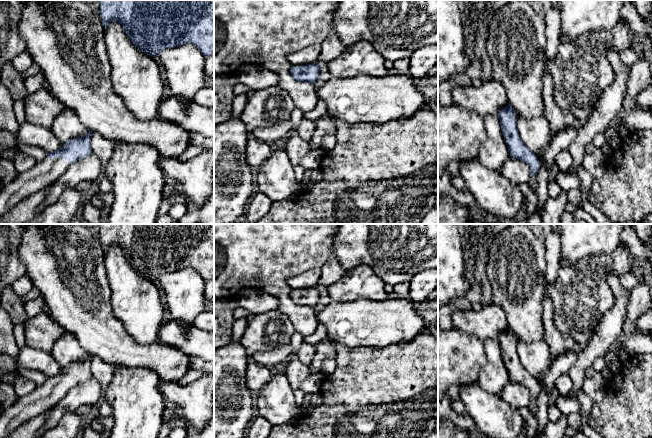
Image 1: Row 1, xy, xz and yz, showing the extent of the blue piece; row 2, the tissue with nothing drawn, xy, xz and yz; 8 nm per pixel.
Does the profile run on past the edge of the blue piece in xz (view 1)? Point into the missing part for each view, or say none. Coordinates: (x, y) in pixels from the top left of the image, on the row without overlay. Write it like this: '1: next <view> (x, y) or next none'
1: next none

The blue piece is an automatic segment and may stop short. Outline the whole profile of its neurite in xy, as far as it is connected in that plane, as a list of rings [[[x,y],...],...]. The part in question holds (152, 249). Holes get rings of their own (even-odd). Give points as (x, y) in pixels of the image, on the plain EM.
[[[99,224],[100,241],[104,252],[110,247],[117,245],[120,247],[128,259],[130,265],[144,277],[154,281],[165,273],[175,272],[179,269],[193,268],[195,269],[204,281],[214,278],[214,224]]]

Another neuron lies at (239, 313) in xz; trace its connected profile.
[[[237,307],[234,310],[235,319],[247,319],[247,320],[249,320],[252,316],[253,315],[249,311],[247,311],[246,309],[244,309],[244,308]]]

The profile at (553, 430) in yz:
[[[562,413],[561,419],[557,423],[548,423],[543,438],[563,438],[566,436],[567,425],[567,415]]]

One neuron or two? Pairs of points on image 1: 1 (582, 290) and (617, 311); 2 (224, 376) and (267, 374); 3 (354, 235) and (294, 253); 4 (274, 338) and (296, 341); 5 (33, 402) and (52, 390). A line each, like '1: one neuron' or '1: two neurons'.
1: two neurons
2: two neurons
3: two neurons
4: two neurons
5: one neuron

